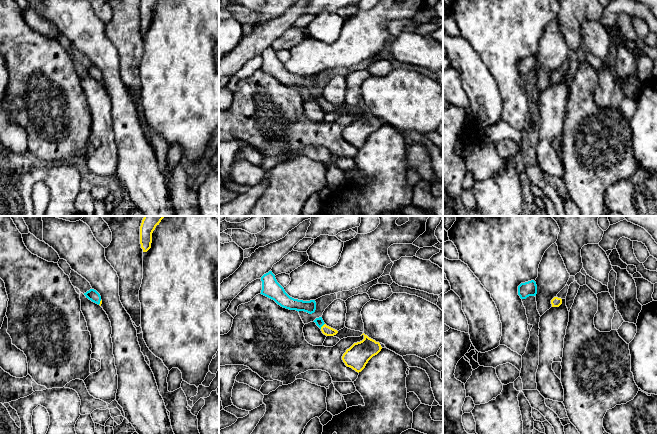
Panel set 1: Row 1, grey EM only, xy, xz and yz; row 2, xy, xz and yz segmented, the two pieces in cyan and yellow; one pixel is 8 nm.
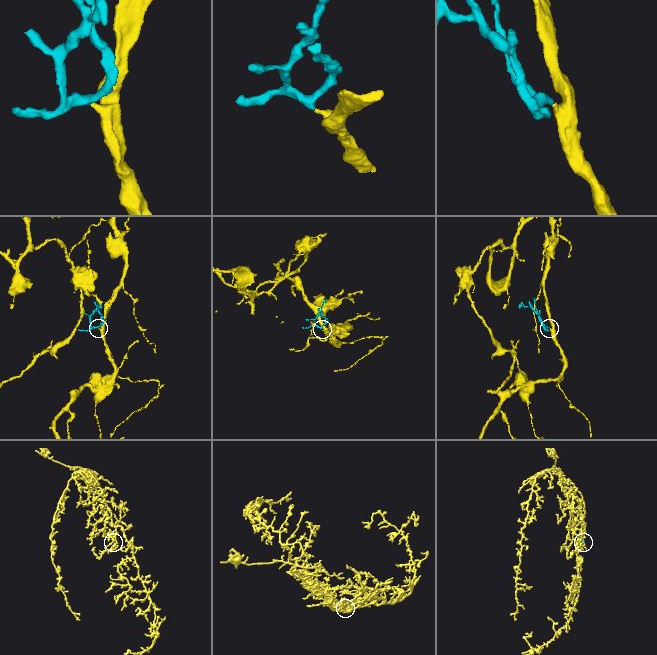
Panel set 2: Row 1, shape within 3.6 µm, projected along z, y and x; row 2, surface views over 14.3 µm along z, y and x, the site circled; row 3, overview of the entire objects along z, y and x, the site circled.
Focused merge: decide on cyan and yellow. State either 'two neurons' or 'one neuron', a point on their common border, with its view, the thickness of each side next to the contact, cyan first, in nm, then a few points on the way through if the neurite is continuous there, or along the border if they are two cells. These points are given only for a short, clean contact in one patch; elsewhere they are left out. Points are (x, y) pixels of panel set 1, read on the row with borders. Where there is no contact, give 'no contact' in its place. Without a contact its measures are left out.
one neuron | xz (322, 325) | 70/80 nm | across xz (319, 321), (322, 325), (326, 330)

